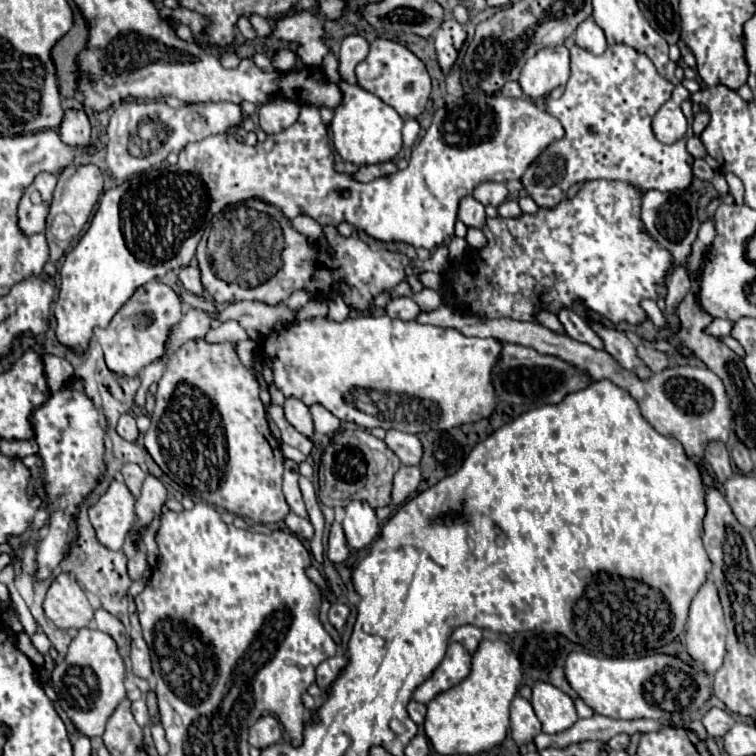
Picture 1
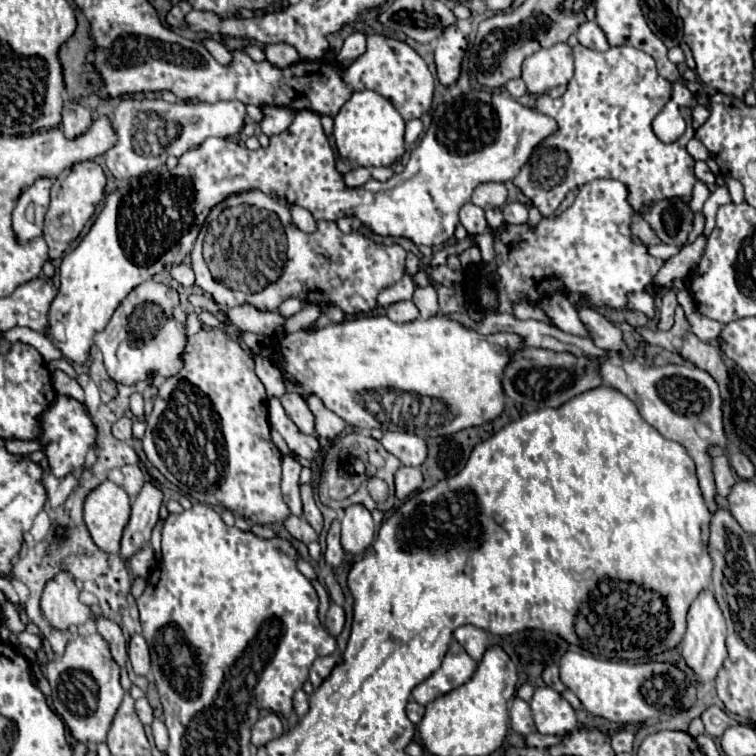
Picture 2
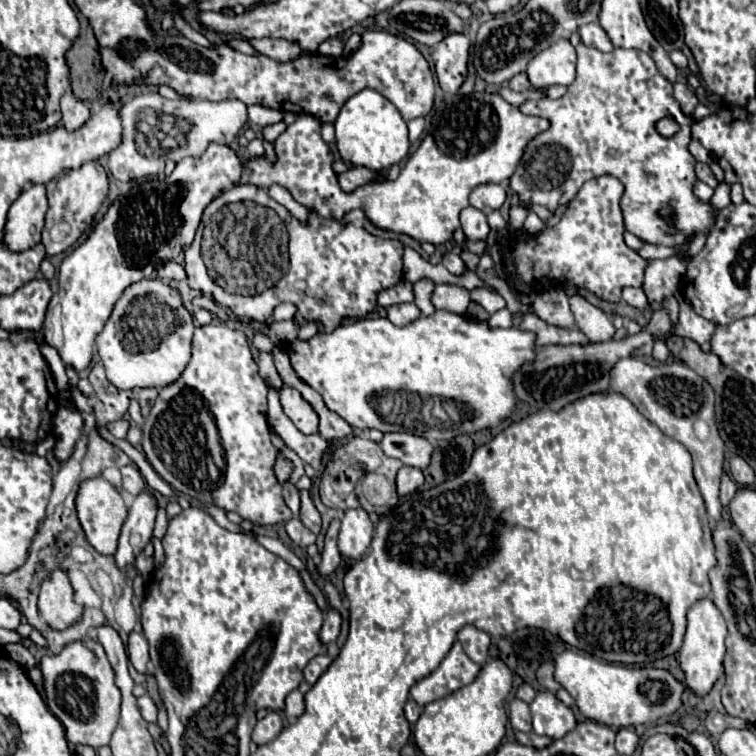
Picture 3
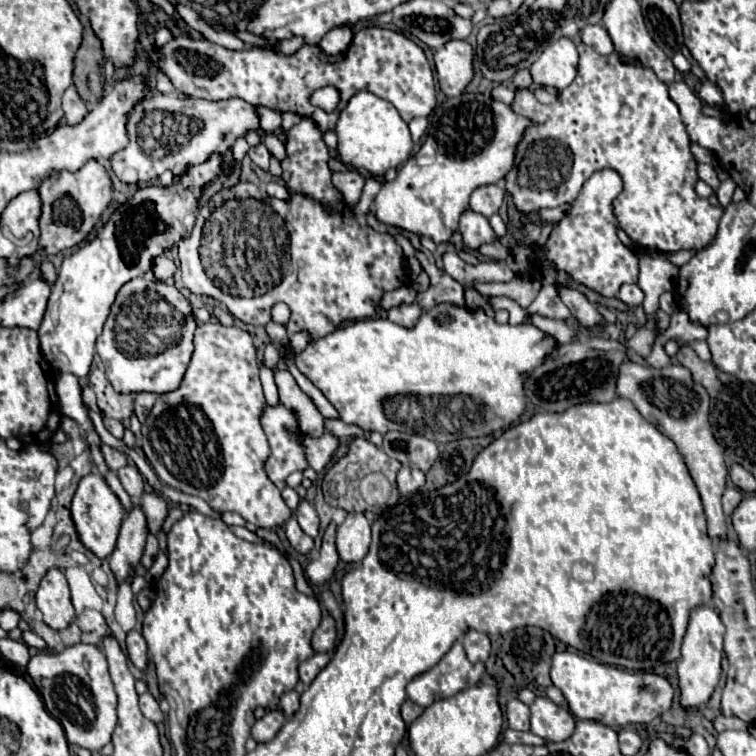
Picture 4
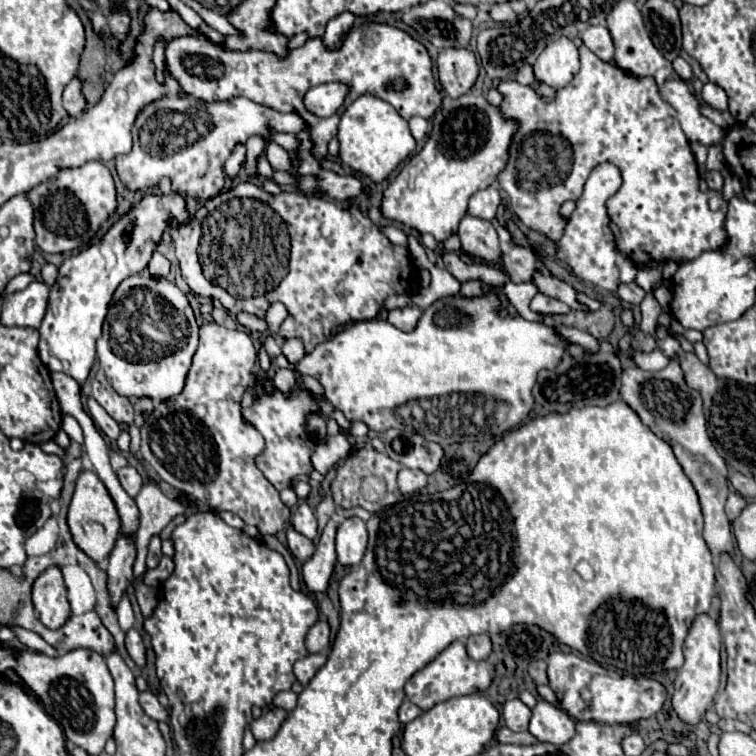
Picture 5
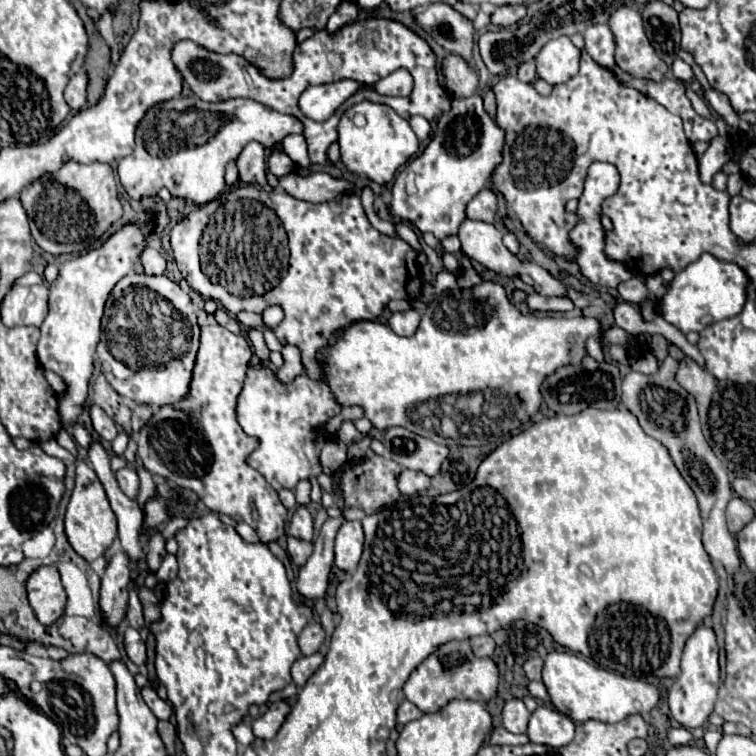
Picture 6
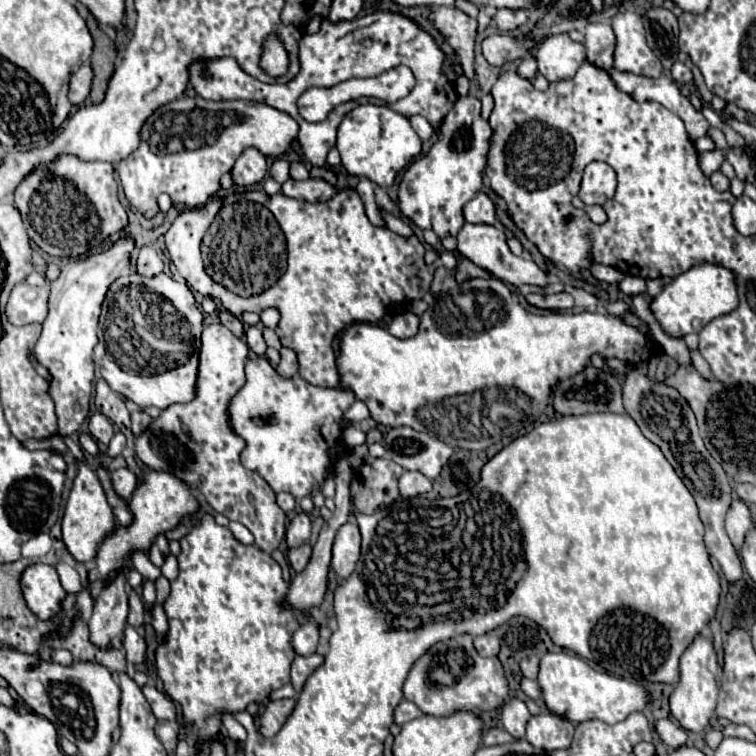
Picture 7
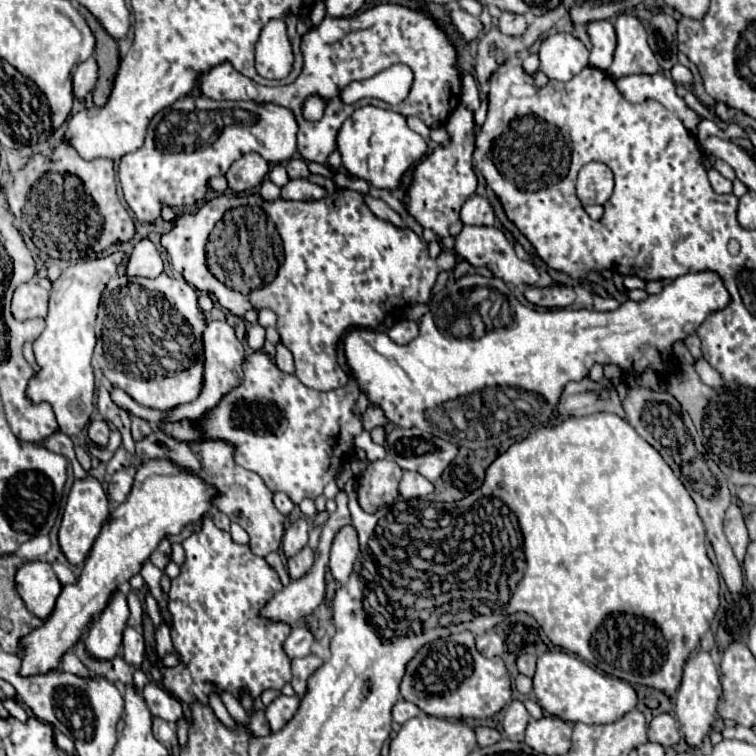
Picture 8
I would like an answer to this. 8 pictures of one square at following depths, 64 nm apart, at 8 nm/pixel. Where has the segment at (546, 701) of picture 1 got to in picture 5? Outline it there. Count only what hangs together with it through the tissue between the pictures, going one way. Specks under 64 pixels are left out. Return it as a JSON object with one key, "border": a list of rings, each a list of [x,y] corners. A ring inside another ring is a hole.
{"border":[[[538,700],[536,706],[532,708],[530,732],[540,742],[564,744],[574,734],[574,720],[560,706],[554,706],[546,700]]]}

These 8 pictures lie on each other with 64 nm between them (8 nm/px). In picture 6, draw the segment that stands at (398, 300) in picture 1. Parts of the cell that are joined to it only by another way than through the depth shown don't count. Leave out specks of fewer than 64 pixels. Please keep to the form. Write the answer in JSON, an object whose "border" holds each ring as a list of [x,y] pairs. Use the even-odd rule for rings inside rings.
{"border":[[[410,308],[406,312],[394,312],[388,320],[388,326],[400,336],[412,336],[418,328],[418,322],[420,322],[420,312]]]}

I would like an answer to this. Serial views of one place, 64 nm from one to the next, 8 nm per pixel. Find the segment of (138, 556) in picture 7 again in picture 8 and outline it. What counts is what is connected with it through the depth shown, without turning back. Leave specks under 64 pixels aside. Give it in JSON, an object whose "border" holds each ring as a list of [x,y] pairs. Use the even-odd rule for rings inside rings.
{"border":[[[146,560],[146,562],[142,564],[140,574],[142,574],[142,578],[144,578],[146,586],[152,590],[152,596],[158,600],[158,606],[160,606],[160,612],[162,612],[164,622],[170,626],[170,624],[172,624],[172,618],[170,618],[170,614],[168,614],[168,610],[166,610],[166,602],[168,602],[168,598],[166,598],[166,596],[162,594],[162,590],[160,590],[162,570],[160,570],[160,568],[156,568],[150,560]]]}

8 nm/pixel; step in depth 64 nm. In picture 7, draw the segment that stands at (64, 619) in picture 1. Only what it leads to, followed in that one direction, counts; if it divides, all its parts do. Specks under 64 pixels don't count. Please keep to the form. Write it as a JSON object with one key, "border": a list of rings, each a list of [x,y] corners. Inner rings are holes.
{"border":[[[32,564],[22,574],[22,592],[28,608],[40,618],[50,620],[60,614],[66,592],[58,580],[56,568],[48,564]]]}

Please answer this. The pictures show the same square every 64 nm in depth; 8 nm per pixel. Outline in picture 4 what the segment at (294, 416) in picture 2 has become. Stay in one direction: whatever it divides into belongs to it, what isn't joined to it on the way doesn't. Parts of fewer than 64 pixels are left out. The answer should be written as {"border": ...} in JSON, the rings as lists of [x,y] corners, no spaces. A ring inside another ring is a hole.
{"border":[[[276,370],[274,378],[276,378],[278,392],[280,392],[280,402],[290,412],[294,412],[300,432],[306,436],[314,436],[314,438],[322,436],[324,434],[324,424],[322,424],[324,416],[318,412],[314,402],[298,388],[292,374],[286,370]]]}

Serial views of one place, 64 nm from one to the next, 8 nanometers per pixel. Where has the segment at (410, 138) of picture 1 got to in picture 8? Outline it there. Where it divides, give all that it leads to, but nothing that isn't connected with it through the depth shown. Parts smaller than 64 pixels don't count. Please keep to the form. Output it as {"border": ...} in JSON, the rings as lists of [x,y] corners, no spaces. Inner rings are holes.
{"border":[[[408,116],[406,120],[408,120],[408,126],[410,126],[414,132],[418,132],[424,140],[430,138],[430,128],[428,128],[420,118],[416,118],[416,116]]]}

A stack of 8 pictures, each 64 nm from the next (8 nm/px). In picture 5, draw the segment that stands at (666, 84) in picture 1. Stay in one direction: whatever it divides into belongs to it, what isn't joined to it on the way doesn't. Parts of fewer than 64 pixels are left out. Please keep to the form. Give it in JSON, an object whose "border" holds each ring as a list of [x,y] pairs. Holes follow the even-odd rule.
{"border":[[[584,44],[578,48],[580,50],[580,70],[578,74],[574,76],[574,80],[560,88],[556,92],[556,100],[546,104],[540,100],[540,96],[530,88],[530,86],[522,86],[518,84],[516,80],[506,80],[506,82],[500,82],[498,84],[498,90],[504,94],[504,100],[500,104],[500,110],[504,110],[504,116],[508,118],[516,118],[520,120],[520,130],[516,132],[516,138],[512,140],[512,150],[510,150],[510,160],[508,160],[508,166],[506,170],[498,176],[498,182],[502,186],[502,190],[508,194],[510,198],[510,206],[514,210],[514,214],[532,230],[538,230],[542,232],[546,238],[550,240],[558,240],[560,234],[564,232],[564,218],[558,216],[558,210],[562,206],[562,202],[566,200],[578,200],[580,194],[582,194],[582,186],[586,182],[586,178],[590,176],[590,172],[598,166],[598,164],[604,164],[604,162],[610,162],[610,164],[616,164],[622,172],[622,194],[614,194],[610,200],[608,200],[608,216],[612,216],[612,222],[620,228],[620,238],[616,240],[618,246],[620,246],[620,252],[628,254],[628,258],[632,258],[632,262],[636,264],[646,264],[650,260],[656,260],[656,262],[668,262],[668,260],[676,260],[676,262],[688,262],[688,260],[694,260],[696,256],[700,256],[704,250],[718,250],[720,246],[724,246],[724,218],[726,218],[726,208],[728,204],[722,202],[720,208],[716,210],[710,210],[710,196],[712,192],[700,192],[698,188],[698,182],[700,182],[700,174],[698,174],[698,166],[696,166],[696,160],[694,160],[694,154],[690,150],[690,144],[688,144],[688,138],[686,134],[682,132],[680,128],[680,122],[676,118],[676,110],[662,98],[660,90],[658,90],[658,84],[654,82],[652,76],[644,76],[644,78],[638,78],[626,70],[622,70],[620,66],[616,64],[610,64],[610,62],[602,62],[592,50],[588,50]]]}

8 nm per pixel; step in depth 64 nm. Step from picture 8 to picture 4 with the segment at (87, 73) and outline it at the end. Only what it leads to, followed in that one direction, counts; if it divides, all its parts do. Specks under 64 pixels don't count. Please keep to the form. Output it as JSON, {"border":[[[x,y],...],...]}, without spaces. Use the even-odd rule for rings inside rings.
{"border":[[[70,86],[70,88],[64,92],[62,110],[64,110],[64,120],[66,120],[68,126],[74,126],[74,124],[82,122],[84,116],[88,114],[88,106],[86,106],[86,102],[76,94],[76,88],[74,88],[74,86]]]}

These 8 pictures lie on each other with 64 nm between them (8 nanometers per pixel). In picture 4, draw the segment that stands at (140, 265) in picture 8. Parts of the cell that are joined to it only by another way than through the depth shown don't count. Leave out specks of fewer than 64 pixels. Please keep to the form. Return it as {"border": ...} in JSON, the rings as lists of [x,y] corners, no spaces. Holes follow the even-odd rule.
{"border":[[[158,256],[156,258],[156,262],[154,262],[154,266],[152,266],[152,272],[154,272],[154,276],[158,278],[158,280],[168,280],[168,278],[172,278],[174,274],[176,274],[176,264],[172,262],[172,260],[168,260],[166,256]]]}

